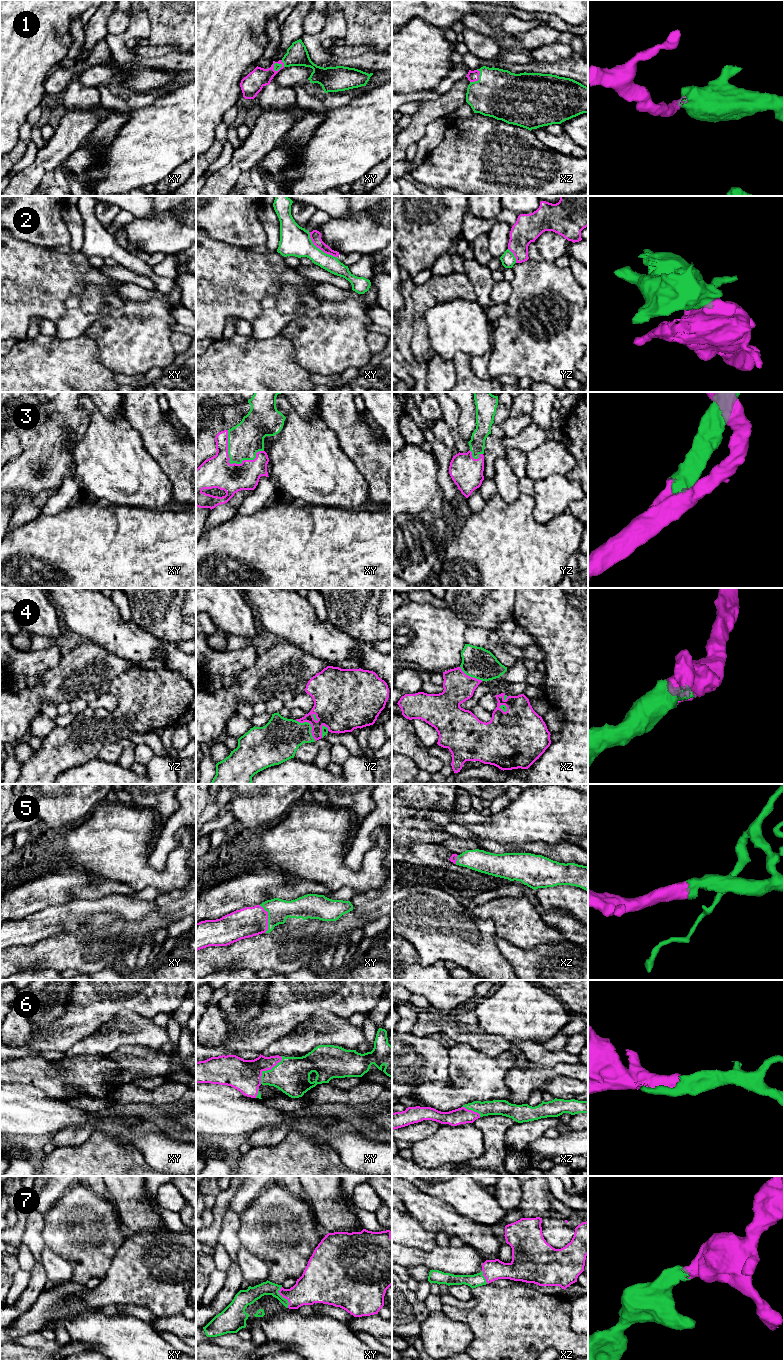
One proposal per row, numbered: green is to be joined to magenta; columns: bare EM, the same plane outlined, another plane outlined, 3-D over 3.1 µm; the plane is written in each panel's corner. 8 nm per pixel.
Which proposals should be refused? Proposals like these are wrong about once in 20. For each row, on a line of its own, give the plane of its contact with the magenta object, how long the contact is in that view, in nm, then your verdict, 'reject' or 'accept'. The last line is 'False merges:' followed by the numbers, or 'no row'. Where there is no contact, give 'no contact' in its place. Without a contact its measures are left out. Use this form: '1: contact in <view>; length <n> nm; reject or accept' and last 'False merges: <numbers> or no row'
1: contact in xz; length 130 nm; accept
2: contact in xy; length 300 nm; reject
3: contact in xy; length 340 nm; accept
4: contact in yz; length 240 nm; accept
5: contact in xy; length 220 nm; accept
6: contact in xy; length 280 nm; accept
7: contact in xy; length 190 nm; accept
False merges: 2

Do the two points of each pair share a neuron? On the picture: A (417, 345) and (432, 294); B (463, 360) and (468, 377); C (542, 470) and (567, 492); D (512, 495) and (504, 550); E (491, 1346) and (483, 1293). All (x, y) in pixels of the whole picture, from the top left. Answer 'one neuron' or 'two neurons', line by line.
A: one neuron
B: one neuron
C: two neurons
D: two neurons
E: one neuron

